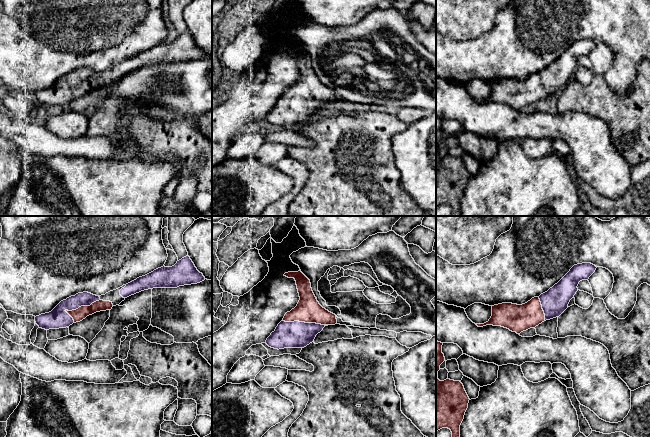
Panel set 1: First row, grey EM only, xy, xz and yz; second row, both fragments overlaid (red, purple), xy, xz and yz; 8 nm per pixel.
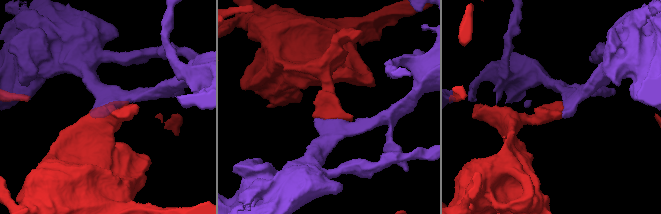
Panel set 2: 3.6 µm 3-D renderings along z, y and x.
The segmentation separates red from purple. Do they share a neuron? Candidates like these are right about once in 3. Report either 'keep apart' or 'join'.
join

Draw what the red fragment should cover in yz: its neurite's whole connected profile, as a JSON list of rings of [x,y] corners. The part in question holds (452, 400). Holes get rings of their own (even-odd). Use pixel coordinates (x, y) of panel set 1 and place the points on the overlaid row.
[[[436,341],[436,432],[448,428],[452,437],[460,437],[460,425],[470,399],[460,381],[438,379],[440,365],[445,361],[442,345]]]

